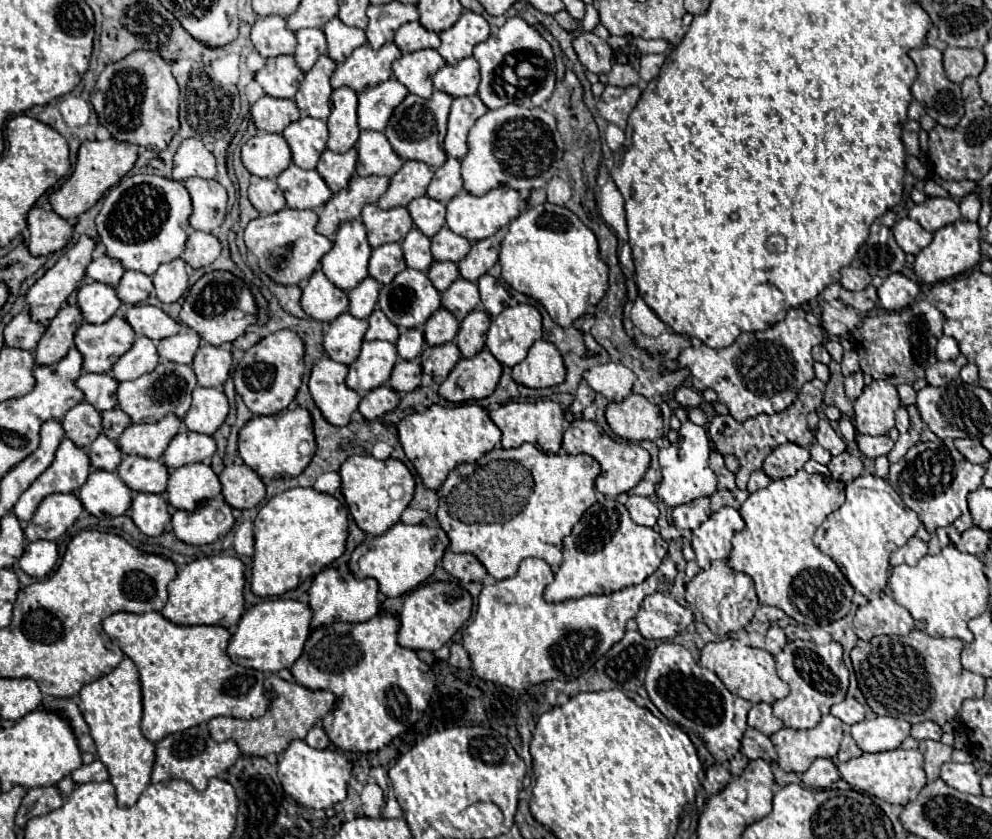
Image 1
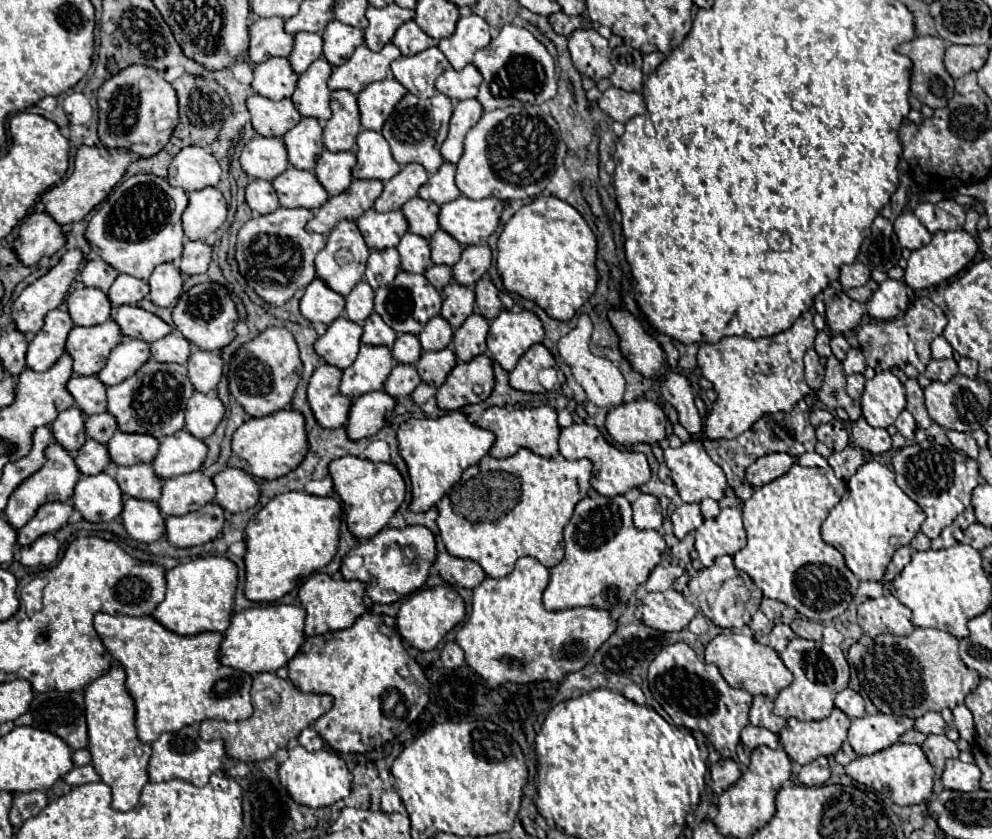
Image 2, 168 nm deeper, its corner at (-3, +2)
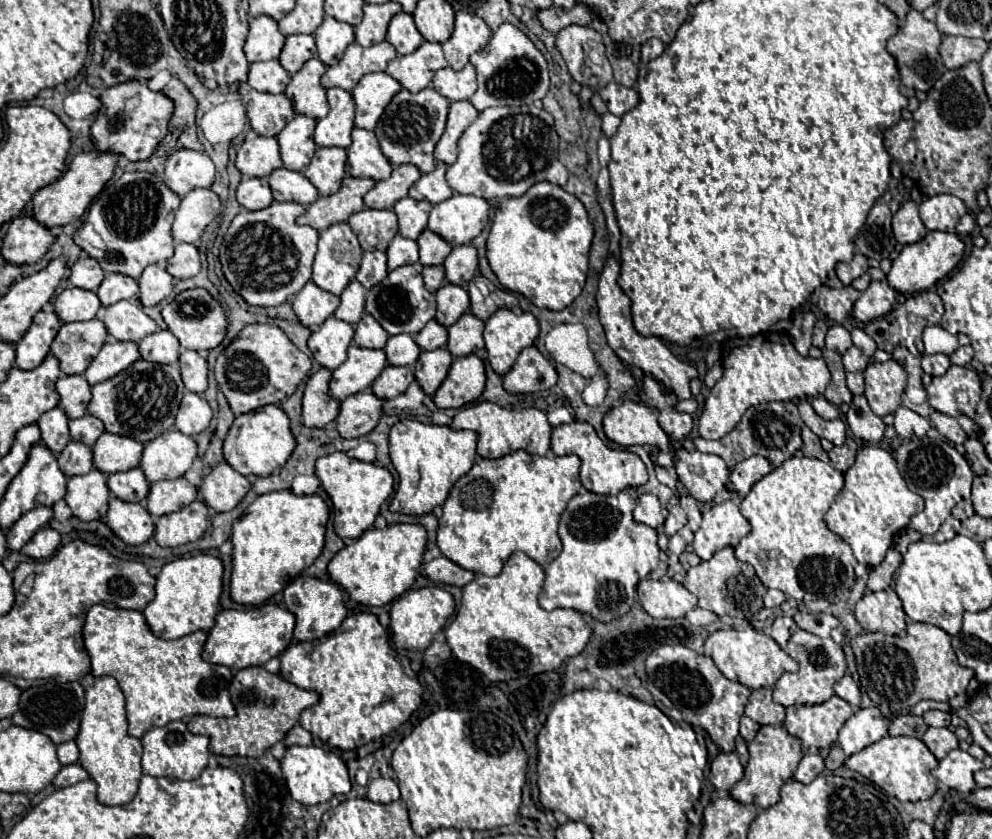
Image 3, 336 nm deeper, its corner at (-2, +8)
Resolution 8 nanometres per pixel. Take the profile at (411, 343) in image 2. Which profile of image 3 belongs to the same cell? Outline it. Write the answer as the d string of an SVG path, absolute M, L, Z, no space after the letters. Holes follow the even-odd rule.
M401 333L401 335L393 335L387 341L385 353L387 353L387 361L391 365L413 365L419 359L419 347L413 341L413 337L409 333Z

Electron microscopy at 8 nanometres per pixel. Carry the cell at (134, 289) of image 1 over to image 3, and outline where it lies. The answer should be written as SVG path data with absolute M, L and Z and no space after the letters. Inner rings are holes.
M109 273L101 287L97 289L97 297L101 301L101 305L109 307L121 299L133 299L139 293L139 285L135 279L121 275L121 273Z

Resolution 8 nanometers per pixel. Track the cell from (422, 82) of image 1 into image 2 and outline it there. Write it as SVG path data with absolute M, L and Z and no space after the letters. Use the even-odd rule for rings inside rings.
M430 47L412 57L400 57L392 63L392 73L412 95L432 97L436 93L434 81L450 67L448 59L438 47Z

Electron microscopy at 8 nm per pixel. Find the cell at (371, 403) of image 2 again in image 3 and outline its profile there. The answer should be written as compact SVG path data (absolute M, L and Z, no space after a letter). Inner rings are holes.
M365 389L341 401L337 431L341 433L343 439L363 437L377 427L381 415L383 415L383 399L379 399L371 389Z

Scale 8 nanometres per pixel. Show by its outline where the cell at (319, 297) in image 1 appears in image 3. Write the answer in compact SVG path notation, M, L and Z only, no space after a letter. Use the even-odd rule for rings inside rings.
M309 281L293 301L293 311L305 327L321 325L327 317L335 313L337 307L339 307L339 297L323 291L313 281Z

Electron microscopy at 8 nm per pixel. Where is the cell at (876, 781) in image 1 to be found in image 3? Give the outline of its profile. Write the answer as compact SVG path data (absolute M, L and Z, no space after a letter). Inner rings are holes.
M883 737L877 743L865 747L863 751L851 755L845 765L877 783L883 791L897 797L899 801L919 801L929 799L937 791L937 779L931 775L931 769L937 767L935 755L925 747L925 743L917 737Z

